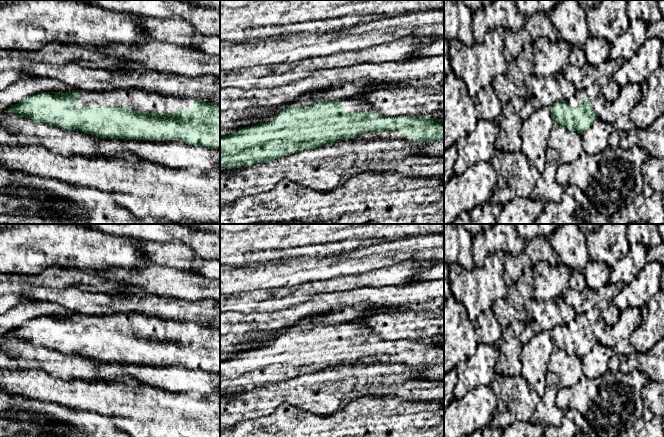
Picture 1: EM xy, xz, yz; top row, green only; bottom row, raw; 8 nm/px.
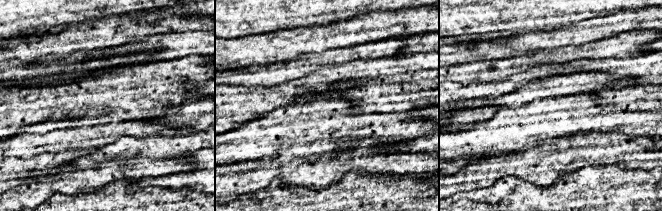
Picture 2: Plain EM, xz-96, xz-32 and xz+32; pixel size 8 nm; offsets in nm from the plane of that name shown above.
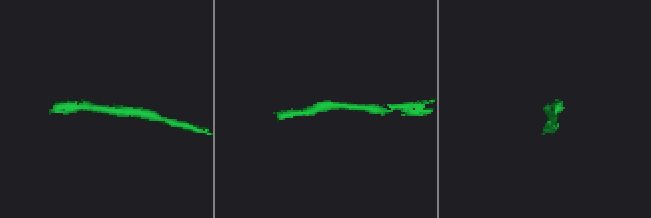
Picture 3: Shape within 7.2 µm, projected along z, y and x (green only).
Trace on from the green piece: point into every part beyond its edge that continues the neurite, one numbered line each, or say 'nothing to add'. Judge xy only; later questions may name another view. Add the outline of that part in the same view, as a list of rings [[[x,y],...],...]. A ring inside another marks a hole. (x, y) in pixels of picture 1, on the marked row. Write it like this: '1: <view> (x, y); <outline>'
1: xy (141, 101); [[[123,85],[106,88],[104,91],[75,89],[79,105],[94,108],[119,107],[129,108],[137,112],[161,114],[177,112],[179,109],[193,108],[196,99],[190,94],[186,95],[161,95],[148,93],[138,89],[126,89]]]

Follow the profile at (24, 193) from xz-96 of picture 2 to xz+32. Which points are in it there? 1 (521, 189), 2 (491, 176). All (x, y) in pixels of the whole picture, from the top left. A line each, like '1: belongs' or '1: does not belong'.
1: does not belong
2: belongs

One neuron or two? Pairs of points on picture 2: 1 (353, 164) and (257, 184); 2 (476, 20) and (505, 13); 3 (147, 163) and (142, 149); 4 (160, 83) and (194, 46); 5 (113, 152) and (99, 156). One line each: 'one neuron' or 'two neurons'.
1: one neuron
2: one neuron
3: two neurons
4: two neurons
5: one neuron

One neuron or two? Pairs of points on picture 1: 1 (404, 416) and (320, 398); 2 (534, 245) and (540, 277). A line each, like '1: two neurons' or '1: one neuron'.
1: two neurons
2: two neurons

